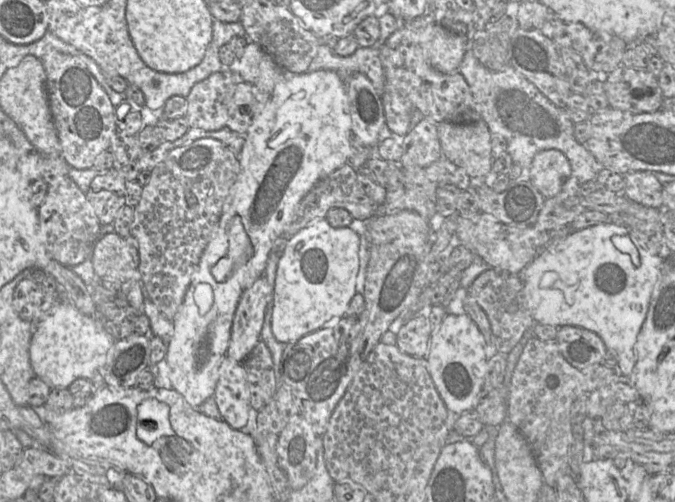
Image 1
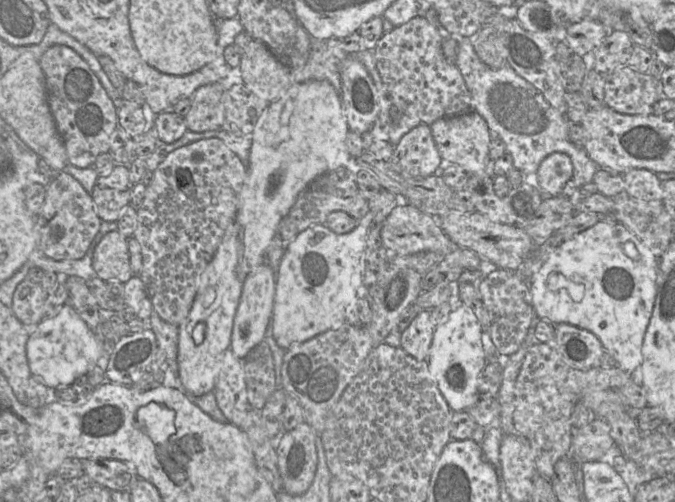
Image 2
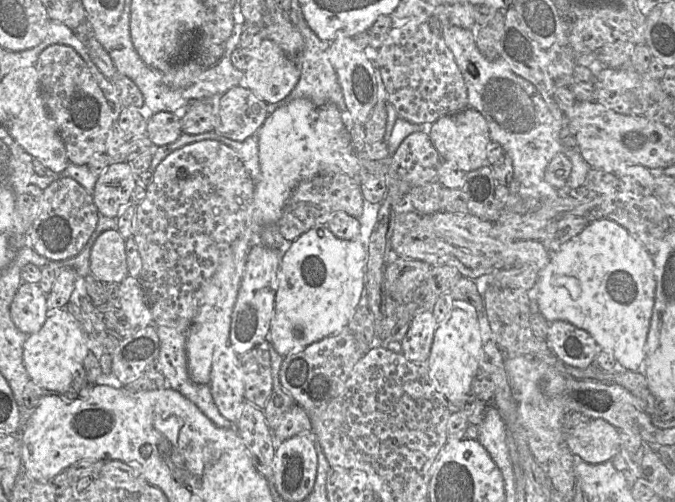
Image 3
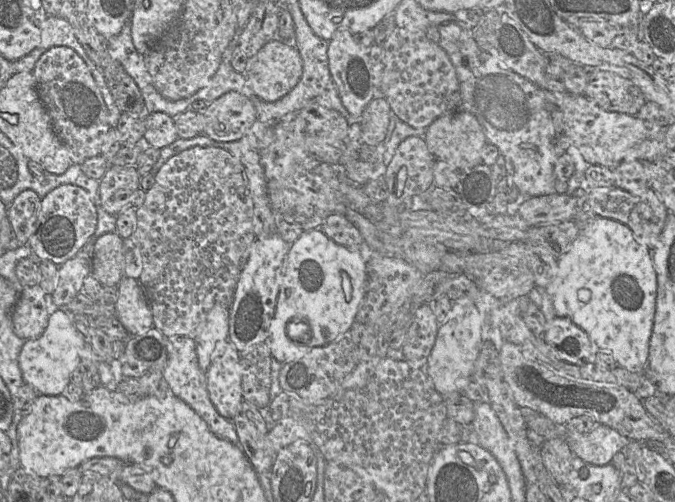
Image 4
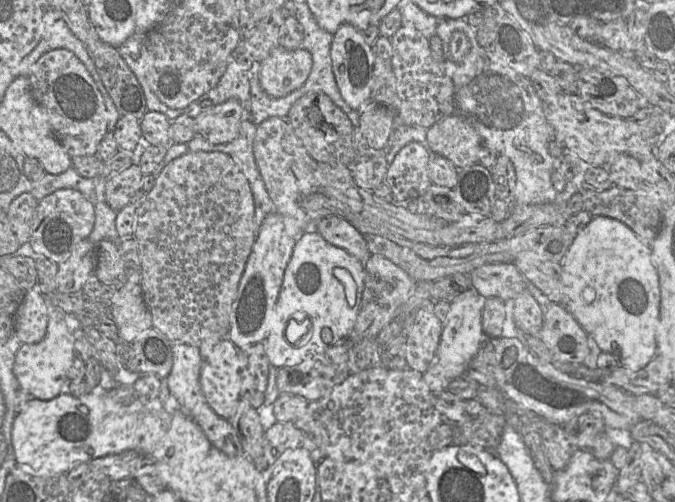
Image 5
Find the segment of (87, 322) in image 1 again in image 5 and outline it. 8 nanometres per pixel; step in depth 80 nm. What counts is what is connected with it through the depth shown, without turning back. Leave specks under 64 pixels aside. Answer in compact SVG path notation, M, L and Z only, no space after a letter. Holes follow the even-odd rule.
M60 309L48 312L48 327L45 337L37 343L22 344L16 353L14 375L22 388L33 398L51 400L61 393L67 374L75 358L72 327L67 315Z

